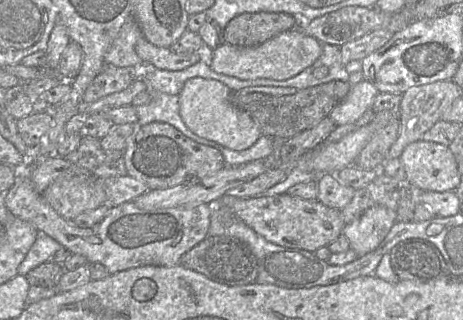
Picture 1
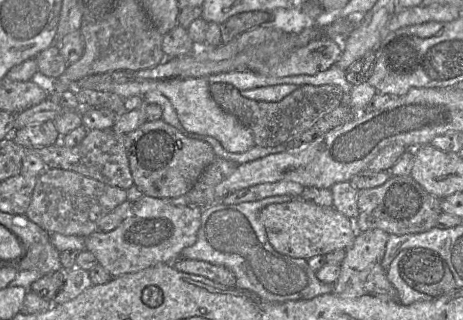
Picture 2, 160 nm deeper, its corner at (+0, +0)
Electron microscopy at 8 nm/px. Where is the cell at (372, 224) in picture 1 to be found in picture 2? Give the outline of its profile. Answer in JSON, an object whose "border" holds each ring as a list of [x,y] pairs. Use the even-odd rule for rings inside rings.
{"border":[[[381,229],[357,232],[351,246],[345,249],[346,255],[341,263],[341,273],[334,283],[332,293],[345,298],[373,295],[399,302],[398,292],[388,280],[386,270],[381,265],[389,235]]]}

